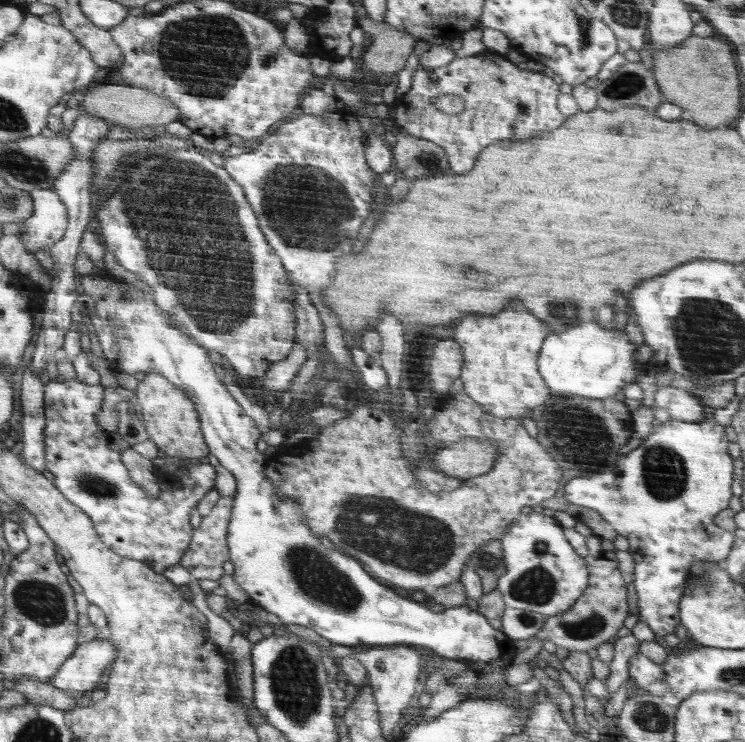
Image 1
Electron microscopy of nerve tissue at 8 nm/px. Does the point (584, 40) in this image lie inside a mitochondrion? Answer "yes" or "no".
yes

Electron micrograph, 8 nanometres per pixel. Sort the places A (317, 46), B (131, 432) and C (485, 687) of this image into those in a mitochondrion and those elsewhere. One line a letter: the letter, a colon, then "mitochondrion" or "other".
A: other
B: other
C: other

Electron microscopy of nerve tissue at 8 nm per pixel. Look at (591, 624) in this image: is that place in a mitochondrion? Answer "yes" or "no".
yes

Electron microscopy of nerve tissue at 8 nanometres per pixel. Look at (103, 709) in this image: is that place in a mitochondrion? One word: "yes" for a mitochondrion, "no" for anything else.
no

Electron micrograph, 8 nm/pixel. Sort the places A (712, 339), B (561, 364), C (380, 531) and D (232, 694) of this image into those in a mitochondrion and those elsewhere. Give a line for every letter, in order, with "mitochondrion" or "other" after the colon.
A: mitochondrion
B: other
C: mitochondrion
D: other

